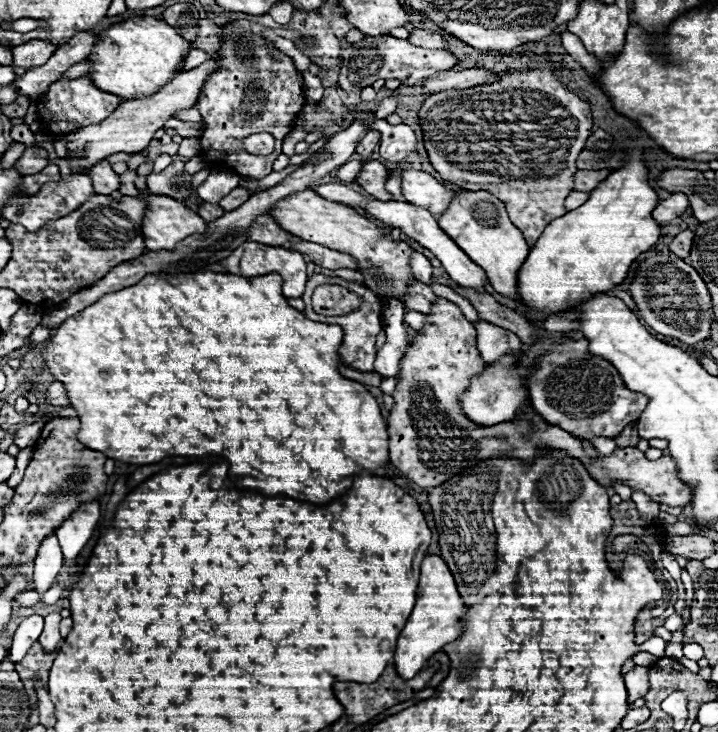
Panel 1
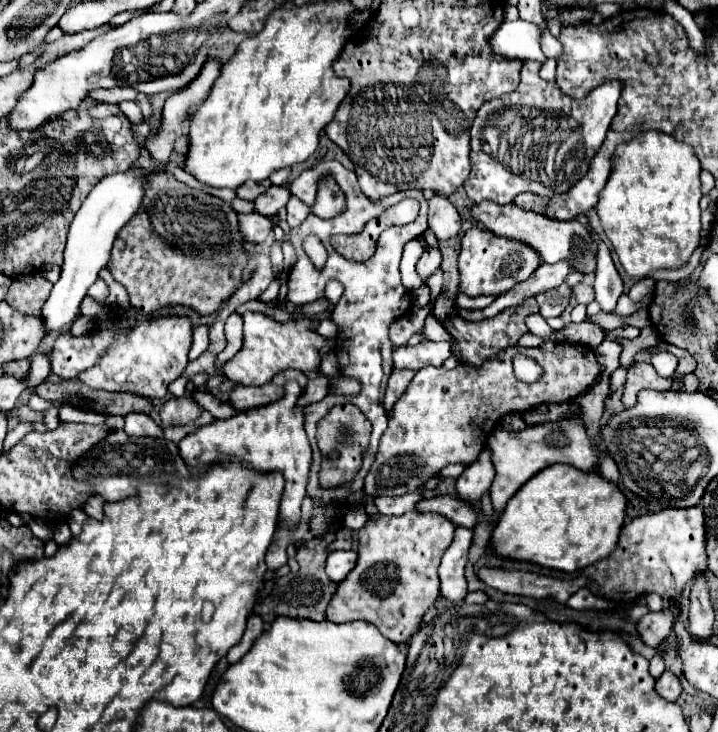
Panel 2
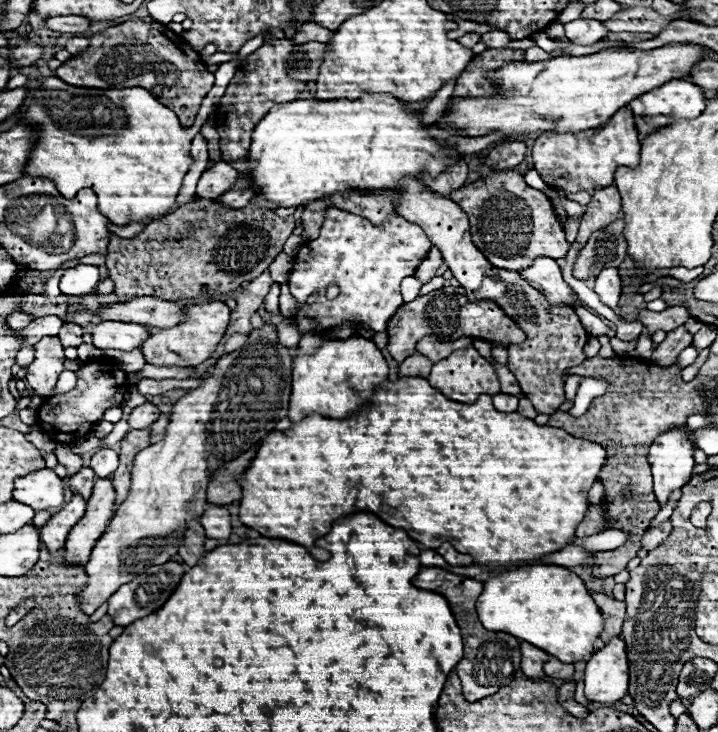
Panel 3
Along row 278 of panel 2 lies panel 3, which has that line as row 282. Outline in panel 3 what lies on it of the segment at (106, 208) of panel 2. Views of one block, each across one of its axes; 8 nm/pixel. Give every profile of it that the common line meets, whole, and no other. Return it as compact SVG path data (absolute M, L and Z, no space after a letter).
M78 264L74 268L64 270L60 276L60 292L66 296L84 296L92 292L98 282L98 266Z

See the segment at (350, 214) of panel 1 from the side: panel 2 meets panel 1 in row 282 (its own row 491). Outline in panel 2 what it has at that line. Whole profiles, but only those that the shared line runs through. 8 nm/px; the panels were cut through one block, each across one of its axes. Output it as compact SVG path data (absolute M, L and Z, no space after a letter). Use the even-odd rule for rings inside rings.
M560 342L552 352L544 352L540 348L522 348L522 346L508 346L500 354L486 358L482 366L462 366L458 364L454 370L446 370L444 366L434 368L422 368L412 378L406 392L400 396L400 400L392 408L390 426L382 434L380 450L376 456L376 462L372 464L372 470L368 472L364 480L364 492L370 496L402 496L412 490L416 490L420 484L424 484L428 478L436 476L444 466L448 464L472 464L480 450L482 450L482 432L484 432L484 444L488 438L488 430L494 430L496 422L510 412L526 412L528 408L540 406L540 404L554 404L554 402L572 402L582 392L586 392L596 378L600 376L600 364L596 360L596 354L592 350L592 362L590 362L590 348L570 342ZM516 352L522 352L526 356L532 356L542 368L546 368L546 374L536 384L524 384L516 380L512 370L512 356Z

